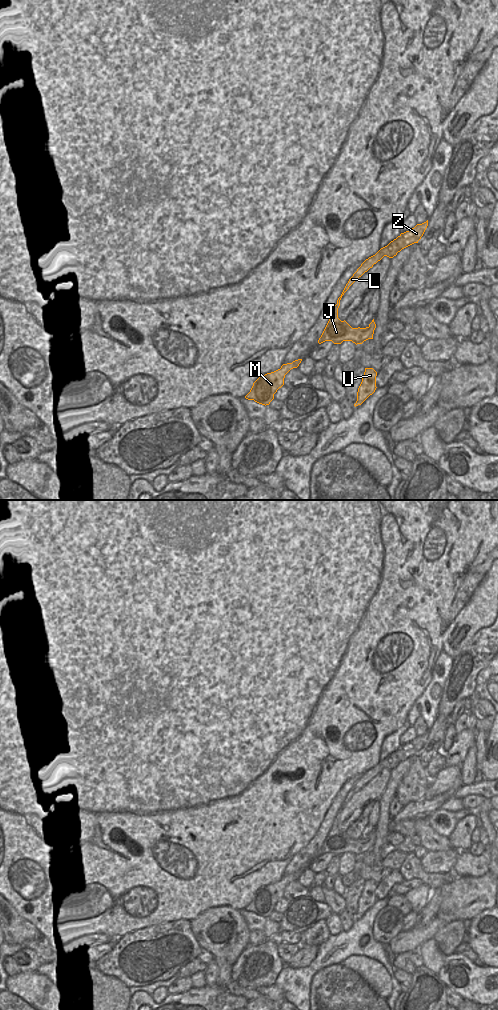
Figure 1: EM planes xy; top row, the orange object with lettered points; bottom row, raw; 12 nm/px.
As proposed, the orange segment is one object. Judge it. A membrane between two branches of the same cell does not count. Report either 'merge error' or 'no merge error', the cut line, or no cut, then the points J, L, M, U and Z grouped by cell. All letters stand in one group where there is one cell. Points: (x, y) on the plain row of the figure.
merge error; cut xy (369, 839), (361, 844), (363, 852); groups J L M Z / U

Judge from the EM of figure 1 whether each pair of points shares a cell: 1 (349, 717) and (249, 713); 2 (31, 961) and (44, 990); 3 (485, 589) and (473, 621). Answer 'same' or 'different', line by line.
1: same
2: different
3: same

